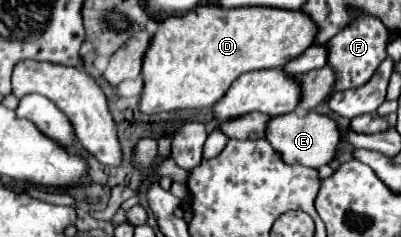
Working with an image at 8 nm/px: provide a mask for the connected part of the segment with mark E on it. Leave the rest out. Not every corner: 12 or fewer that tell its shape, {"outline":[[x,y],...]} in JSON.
{"outline":[[308,111],[272,117],[266,141],[288,165],[322,167],[336,121]]}

